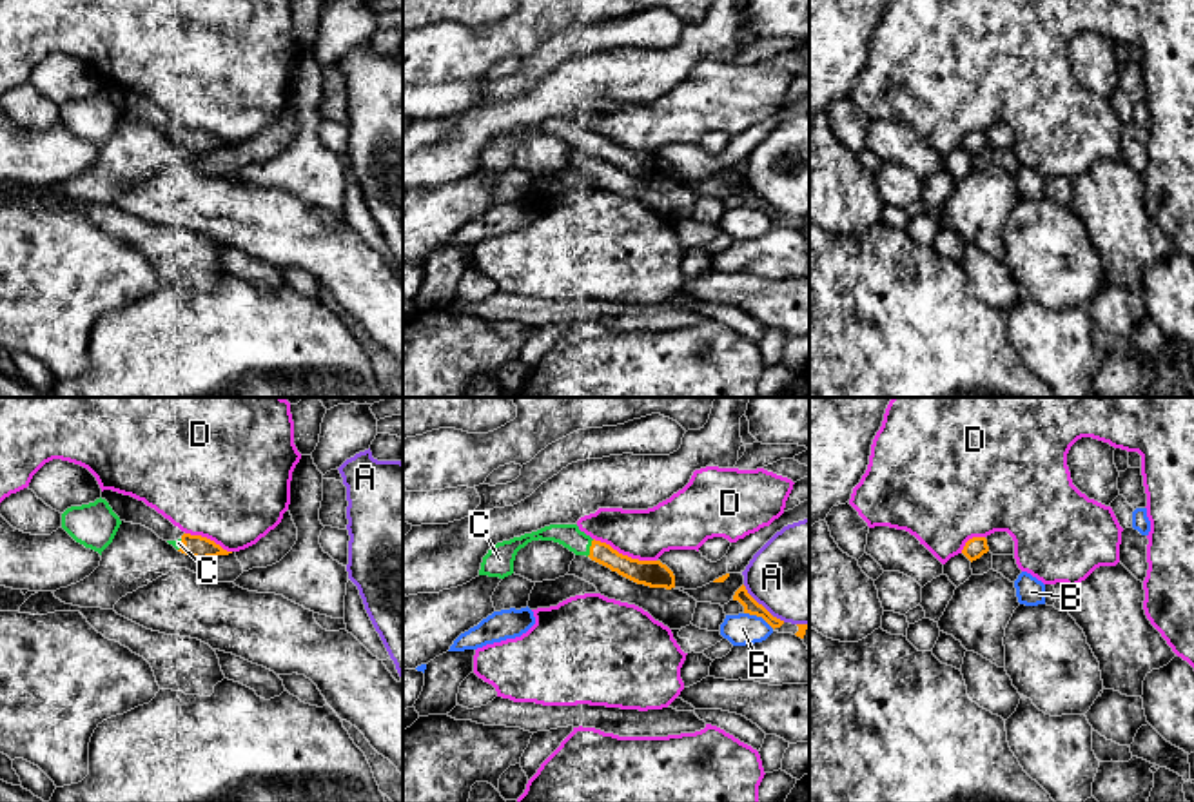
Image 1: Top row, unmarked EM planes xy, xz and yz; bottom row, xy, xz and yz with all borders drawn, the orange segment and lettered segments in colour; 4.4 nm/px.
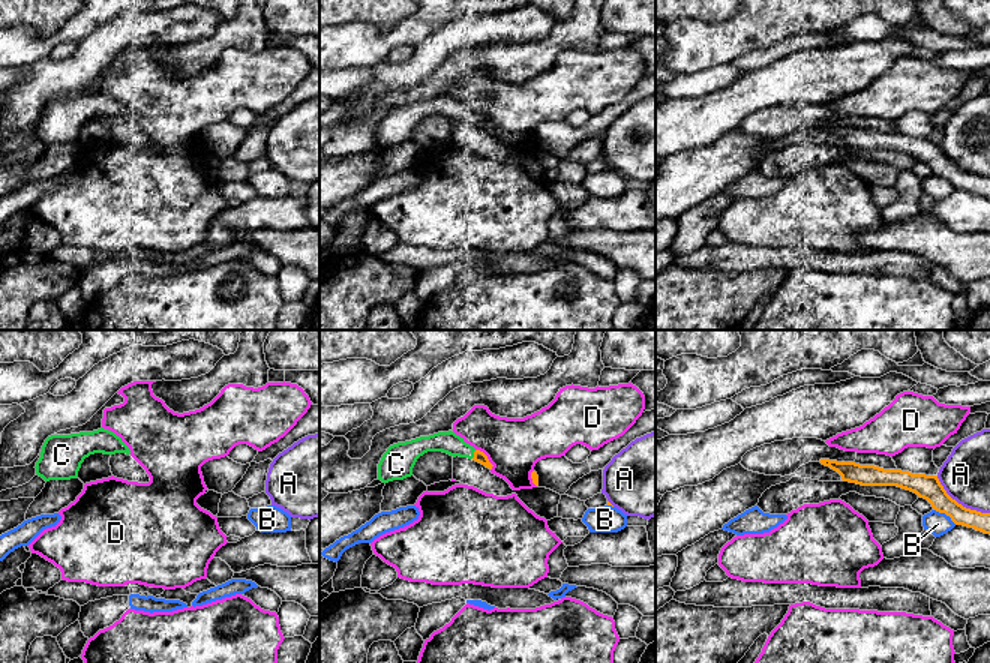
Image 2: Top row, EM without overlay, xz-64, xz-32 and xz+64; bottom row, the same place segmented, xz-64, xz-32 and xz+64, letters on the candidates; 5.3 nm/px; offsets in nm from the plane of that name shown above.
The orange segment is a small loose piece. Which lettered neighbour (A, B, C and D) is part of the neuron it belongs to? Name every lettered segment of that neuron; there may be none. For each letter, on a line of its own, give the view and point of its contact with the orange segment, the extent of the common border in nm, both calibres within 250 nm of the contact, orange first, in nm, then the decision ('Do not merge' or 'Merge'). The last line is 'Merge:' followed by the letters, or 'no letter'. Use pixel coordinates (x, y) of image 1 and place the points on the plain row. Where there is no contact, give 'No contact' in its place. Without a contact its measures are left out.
A: Touches orange at xz (761, 198). Shared border 260 nm. Thickness 70 nm (orange) against 440 nm. Do not merge
B: Touches orange at xz (759, 209). Shared border 150 nm. Thickness 70 nm (orange) against 140 nm. Do not merge
C: Touches orange at xz (590, 142). Shared border 90 nm. Thickness 110 nm (orange) against 100 nm. Merge
D: Touches orange at xz (625, 149). Shared border 300 nm. Thickness 120 nm (orange) against 220 nm. Do not merge
Merge: C

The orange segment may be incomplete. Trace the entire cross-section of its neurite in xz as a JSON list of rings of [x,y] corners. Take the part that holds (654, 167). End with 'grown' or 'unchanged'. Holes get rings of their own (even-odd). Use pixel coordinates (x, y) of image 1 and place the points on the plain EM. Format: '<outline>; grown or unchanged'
[[[550,118],[537,125],[497,136],[483,151],[479,169],[504,172],[514,167],[514,154],[521,142],[532,134],[553,134],[592,154],[617,165],[619,169],[650,181],[675,181],[673,165],[661,154],[639,154],[619,147],[610,138],[601,136],[579,123],[577,118]]]; grown

